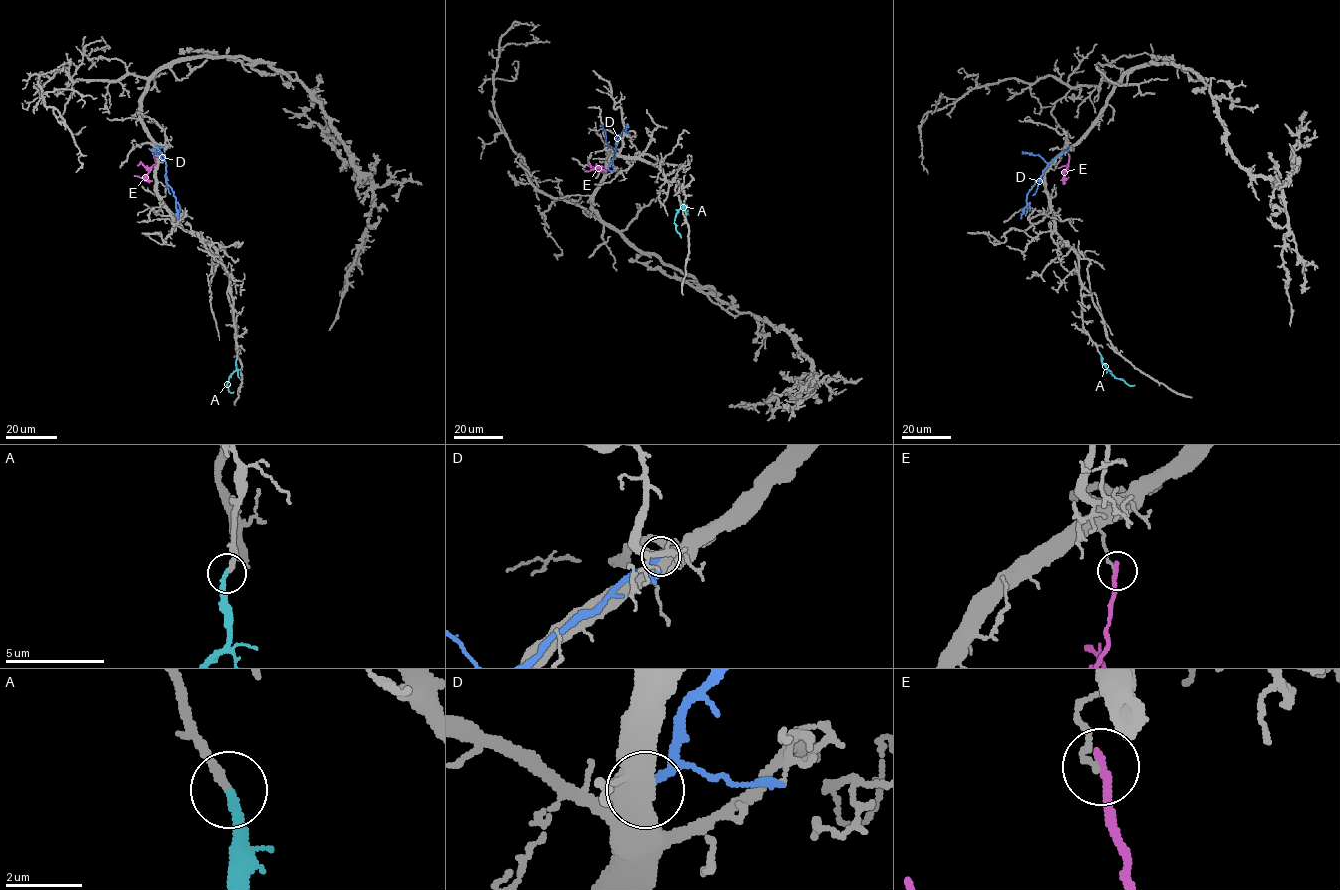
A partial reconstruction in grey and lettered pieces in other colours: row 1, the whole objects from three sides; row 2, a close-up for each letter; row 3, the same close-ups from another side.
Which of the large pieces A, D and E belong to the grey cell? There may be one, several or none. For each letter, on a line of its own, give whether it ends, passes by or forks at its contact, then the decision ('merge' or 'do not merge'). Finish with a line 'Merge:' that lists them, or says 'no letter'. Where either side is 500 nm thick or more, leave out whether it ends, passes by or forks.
A: it ends there; merge
D: do not merge
E: it ends there; do not merge
Merge: A

